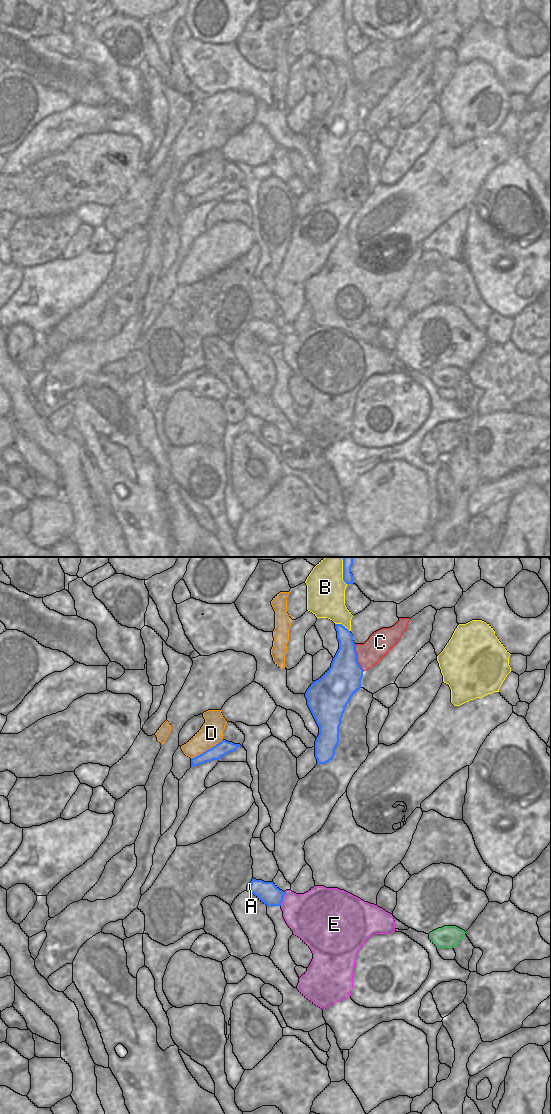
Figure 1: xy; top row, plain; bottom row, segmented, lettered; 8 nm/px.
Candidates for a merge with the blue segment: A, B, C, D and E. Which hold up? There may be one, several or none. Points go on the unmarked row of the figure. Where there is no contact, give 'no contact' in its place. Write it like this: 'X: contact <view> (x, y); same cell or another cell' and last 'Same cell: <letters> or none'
A: contact xy (249, 327); another cell
B: contact xy (341, 64); another cell
C: contact xy (356, 98); another cell
D: contact xy (206, 190); another cell
E: contact xy (282, 339); another cell
Same cell: none

